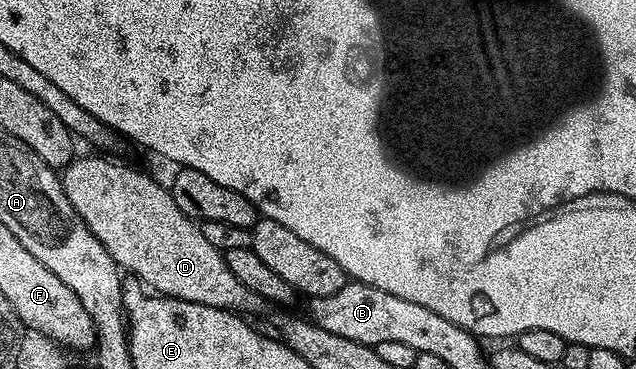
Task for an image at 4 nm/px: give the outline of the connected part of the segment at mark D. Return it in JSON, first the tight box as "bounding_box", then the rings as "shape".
{"bounding_box":[60,155,266,316],"shape":[[[81,155],[67,164],[62,169],[60,184],[64,188],[66,198],[70,198],[70,206],[74,206],[82,222],[86,222],[90,234],[94,234],[94,238],[98,238],[106,246],[107,252],[114,258],[118,268],[136,276],[145,287],[155,293],[174,297],[176,300],[198,302],[199,305],[214,306],[215,309],[226,309],[248,316],[266,308],[266,302],[259,294],[251,291],[231,273],[223,251],[207,241],[200,224],[182,214],[182,210],[178,210],[178,202],[174,202],[171,191],[165,185],[163,188],[158,181],[151,180],[144,173],[107,160],[104,157],[107,155],[92,155],[96,156]]]}

